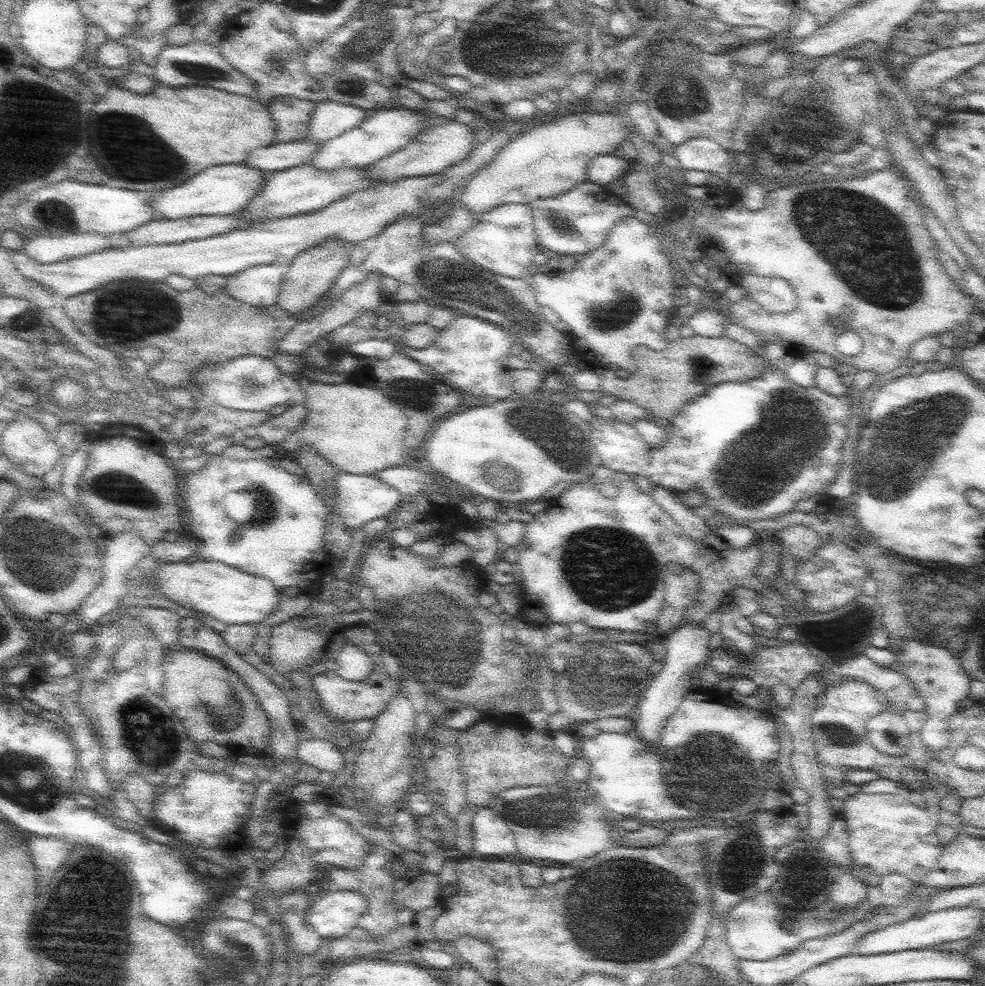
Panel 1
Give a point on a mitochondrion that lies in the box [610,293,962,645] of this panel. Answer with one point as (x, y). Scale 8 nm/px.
(800, 434)

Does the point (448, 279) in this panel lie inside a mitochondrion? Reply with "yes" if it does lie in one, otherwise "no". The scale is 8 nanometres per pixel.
yes

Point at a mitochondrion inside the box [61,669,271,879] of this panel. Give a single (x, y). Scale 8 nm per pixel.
(231, 714)

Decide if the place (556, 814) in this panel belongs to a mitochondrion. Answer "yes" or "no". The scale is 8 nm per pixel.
yes

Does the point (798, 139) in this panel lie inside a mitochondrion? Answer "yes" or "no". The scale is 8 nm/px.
yes

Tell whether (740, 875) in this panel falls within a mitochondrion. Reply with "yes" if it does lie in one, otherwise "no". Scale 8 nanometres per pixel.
yes

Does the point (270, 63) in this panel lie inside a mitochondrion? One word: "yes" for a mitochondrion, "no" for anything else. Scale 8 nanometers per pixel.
yes

